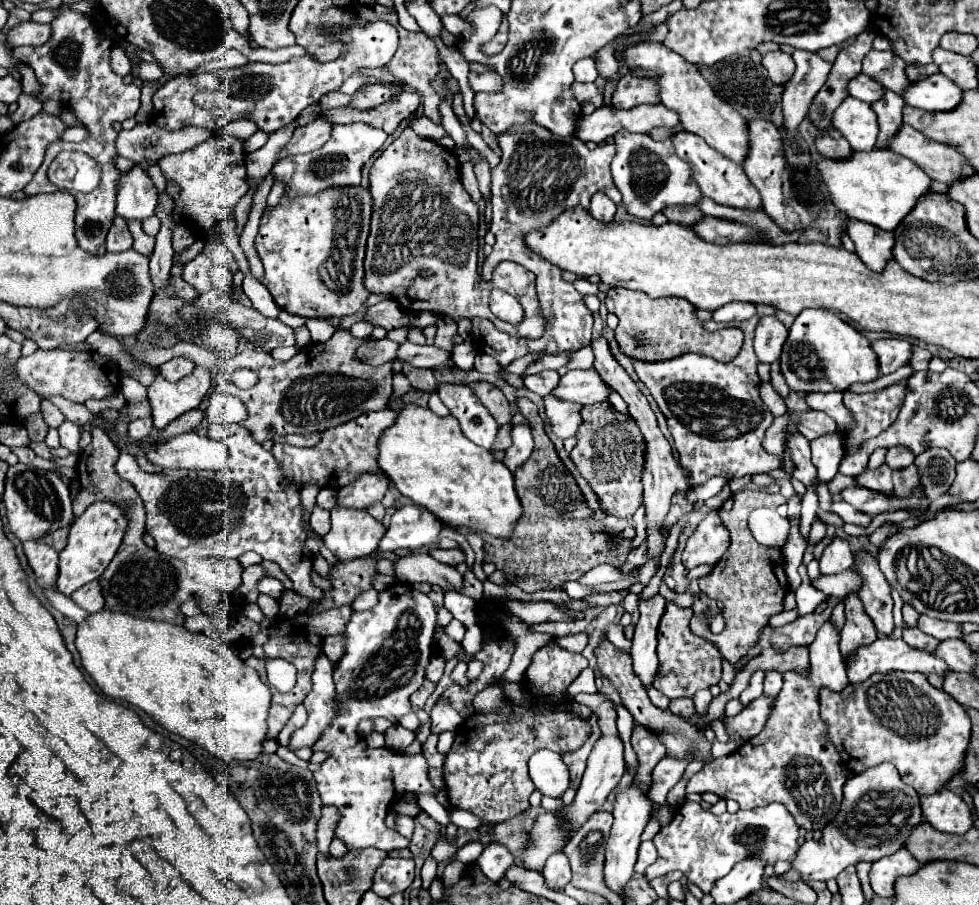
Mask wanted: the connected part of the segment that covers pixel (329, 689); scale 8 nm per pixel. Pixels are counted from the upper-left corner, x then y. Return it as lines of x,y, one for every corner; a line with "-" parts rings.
326,655
318,657
312,675
312,691
304,699
304,707
308,711
308,723
292,735
290,749
312,747
320,739
324,729
332,723
332,719
338,715
338,699
332,673
334,669
326,659

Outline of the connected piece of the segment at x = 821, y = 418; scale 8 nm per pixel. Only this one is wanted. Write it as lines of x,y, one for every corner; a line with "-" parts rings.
812,409
810,411
804,411
800,415
800,423
796,423
796,429
798,429
798,425
800,425
800,433
808,441
838,431
838,425
836,425
836,421
832,417
828,417
822,411
812,411

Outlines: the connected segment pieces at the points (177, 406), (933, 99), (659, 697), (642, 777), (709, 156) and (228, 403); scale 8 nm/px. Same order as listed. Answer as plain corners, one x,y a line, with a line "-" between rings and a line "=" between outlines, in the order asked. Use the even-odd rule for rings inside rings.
194,367
194,371
178,383
168,383
166,379
156,377
154,383
148,387
154,429
164,429
172,419
196,409
208,389
210,371
204,367
=
936,73
918,83
912,83
906,89
904,99
908,105
924,111
952,111
962,101
962,89
946,75
=
648,685
648,697
650,697
650,701
656,705
656,707
660,707
660,709
668,709
668,705
670,705
670,699
666,697
666,695
662,695
662,693
658,693
652,685
=
634,725
634,731
632,731
632,747
634,747
634,753
638,755
638,761
640,761
640,767
636,771
636,781
646,787
652,777
652,769
656,767
656,763
666,755
666,751
662,749
662,741
658,741
658,737
654,737
654,733
646,733
646,729
=
682,131
682,133
676,133
674,135
674,147
676,147
676,153
678,157
682,157
692,173
694,173
694,179
698,181
702,193
720,203
720,205
726,205
726,207
734,207
734,209
748,209
748,211
756,211
756,209
762,209
762,197
758,193
758,189
748,181
742,165
722,157
716,149
712,149
710,145
706,145
706,141
694,133
688,133
688,131
=
216,391
212,393
204,415
208,423
240,423
246,419
246,407
238,397

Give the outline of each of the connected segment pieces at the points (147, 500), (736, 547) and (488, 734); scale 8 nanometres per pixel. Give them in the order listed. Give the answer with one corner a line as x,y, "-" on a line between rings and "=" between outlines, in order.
236,425
230,431
230,457
222,473
212,471
162,471
158,475
144,473
136,459
120,453
116,469
122,479
130,481
146,507
146,533
154,537
156,551
172,557
240,557
246,551
262,555
264,561
280,565
302,597
322,599
322,591
310,581
312,553
306,547
304,507
300,487
286,481
282,465
266,451
252,433
=
742,489
734,493
718,511
726,529
730,531
732,543
724,553
724,557
714,565
714,571
698,579
698,585
702,593
724,603
726,627
720,635
714,635
712,641
718,645
728,663
738,663
742,657
746,657
748,651
760,641
762,629
768,625
768,619
784,609
782,601
788,593
788,579
784,575
784,557
778,549
768,549
760,545
748,529
750,511
758,507
778,507
782,503
786,503
786,497
782,495
=
552,641
534,653
522,683
530,699
546,705
544,713
538,713
530,703
508,701
508,707
498,712
475,712
464,719
444,763
444,781
452,807
470,811
492,825
504,823
530,807
534,785
528,777
528,759
532,753
538,749
572,753
592,733
588,719
570,713
570,701
566,699
566,689
586,667
584,655
570,653

